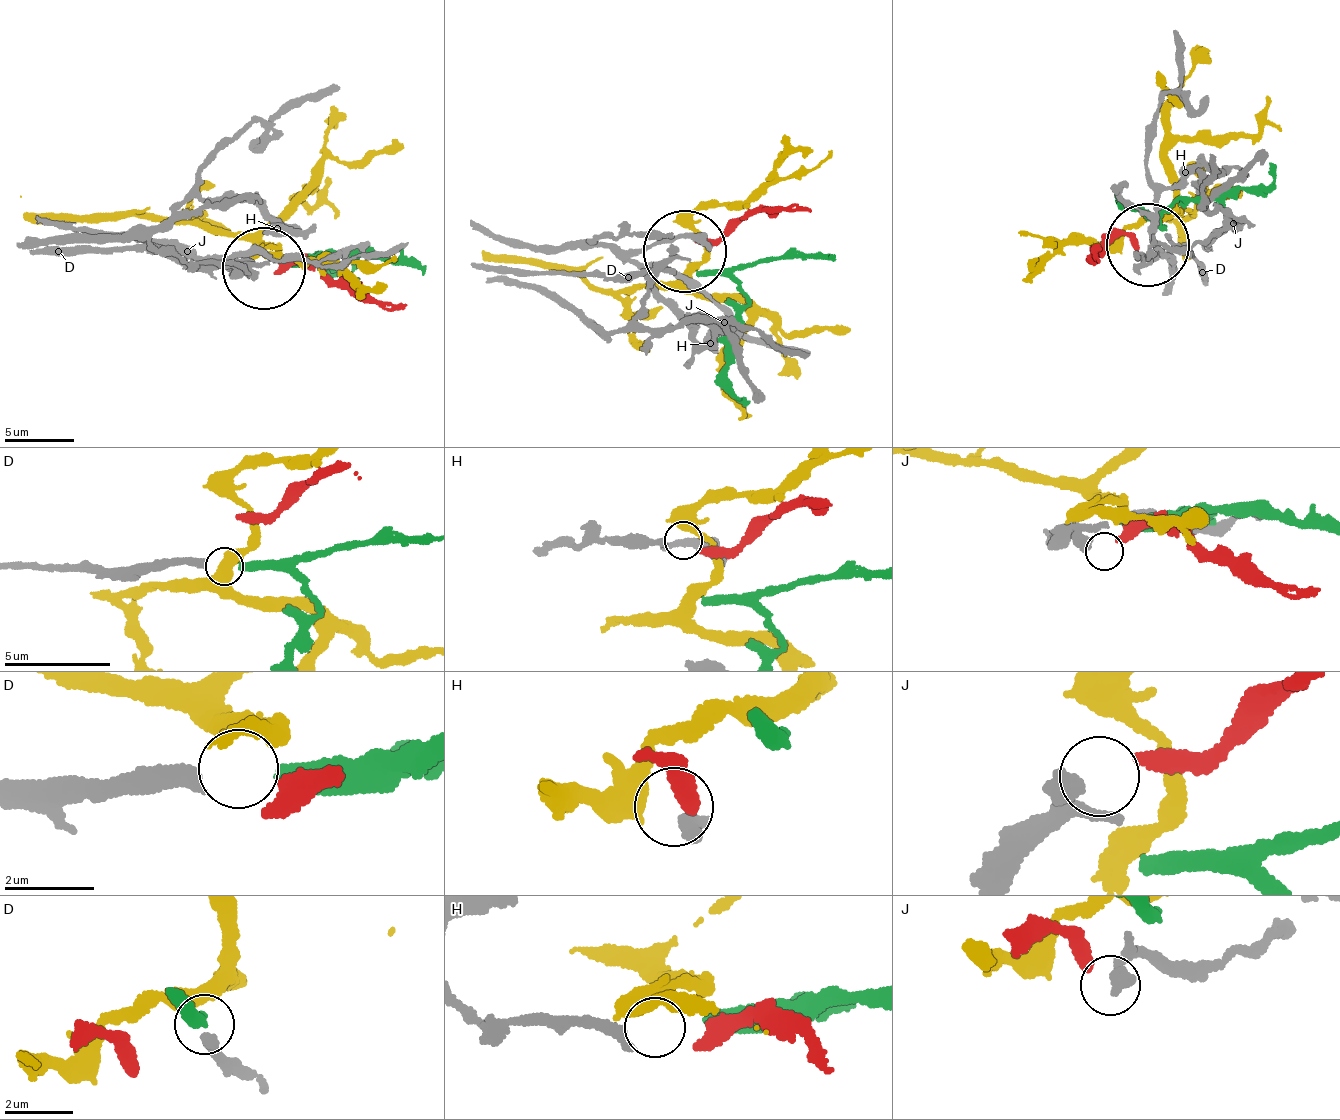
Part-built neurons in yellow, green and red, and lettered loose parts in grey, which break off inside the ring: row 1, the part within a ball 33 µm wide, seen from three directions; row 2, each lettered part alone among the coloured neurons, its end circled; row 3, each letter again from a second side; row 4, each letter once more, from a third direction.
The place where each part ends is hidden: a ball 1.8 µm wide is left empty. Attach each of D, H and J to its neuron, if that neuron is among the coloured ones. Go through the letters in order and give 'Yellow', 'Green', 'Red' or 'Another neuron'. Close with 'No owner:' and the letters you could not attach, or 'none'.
D: Green
H: Another neuron
J: Another neuron
No owner: H, J

